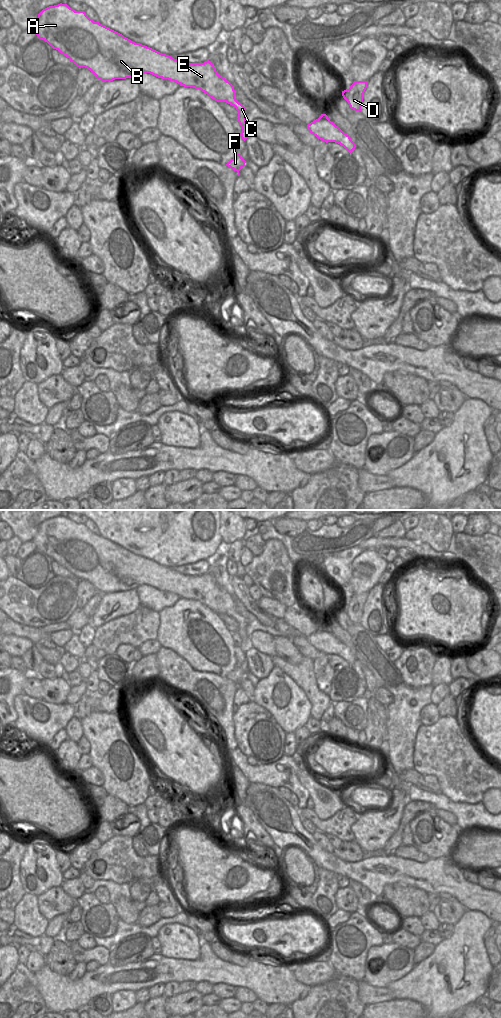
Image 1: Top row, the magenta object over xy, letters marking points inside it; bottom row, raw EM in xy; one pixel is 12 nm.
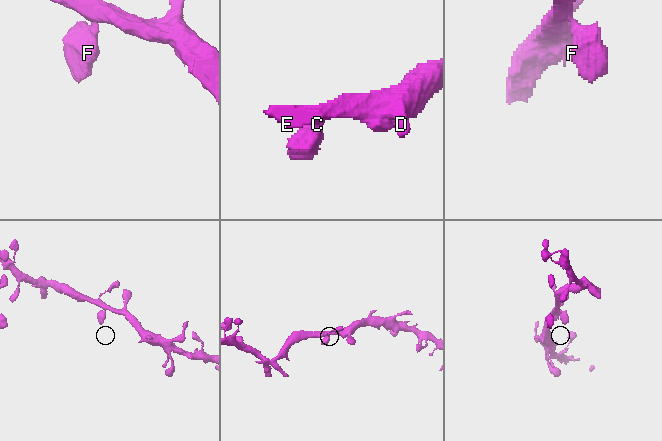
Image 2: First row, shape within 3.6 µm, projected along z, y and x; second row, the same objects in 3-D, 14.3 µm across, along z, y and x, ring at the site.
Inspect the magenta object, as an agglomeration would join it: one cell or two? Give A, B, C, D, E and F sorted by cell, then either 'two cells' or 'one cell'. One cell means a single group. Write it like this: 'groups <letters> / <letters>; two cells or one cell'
groups A B C D E F; one cell

